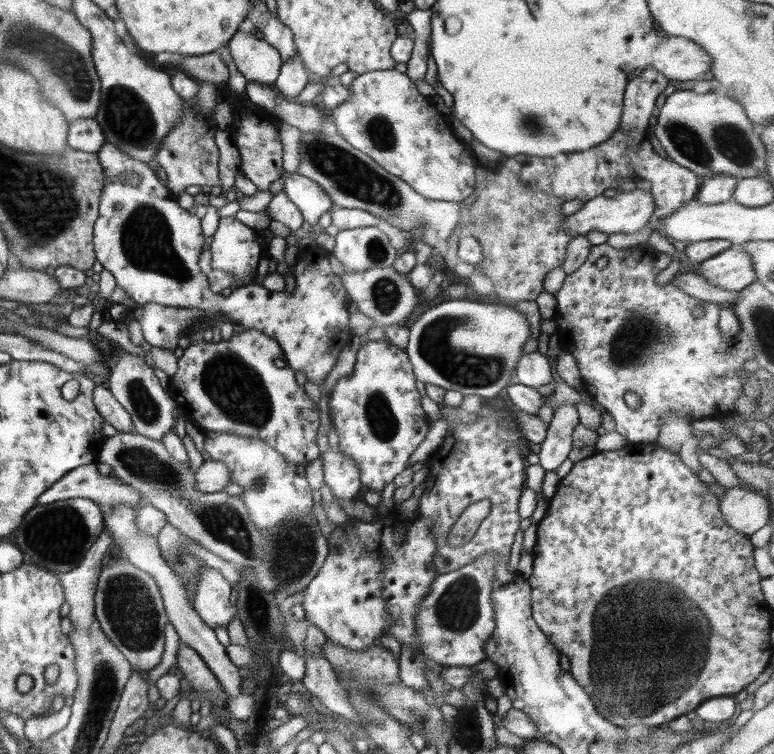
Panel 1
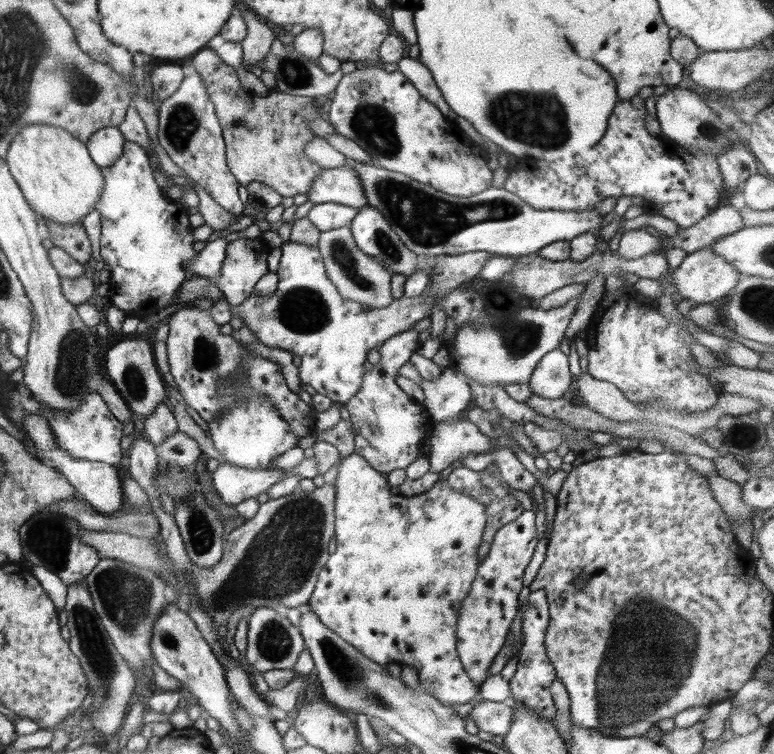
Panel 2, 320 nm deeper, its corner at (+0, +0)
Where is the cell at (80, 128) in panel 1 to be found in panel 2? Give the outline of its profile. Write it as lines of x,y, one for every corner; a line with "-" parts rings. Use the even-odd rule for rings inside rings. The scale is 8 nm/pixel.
108,126
93,133
86,146
96,166
104,168
114,164
122,156
124,142
119,128

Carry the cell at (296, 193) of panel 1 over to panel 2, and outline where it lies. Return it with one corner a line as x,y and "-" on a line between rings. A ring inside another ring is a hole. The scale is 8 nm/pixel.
350,163
340,168
321,169
307,195
314,204
336,203
358,210
367,205
360,177

